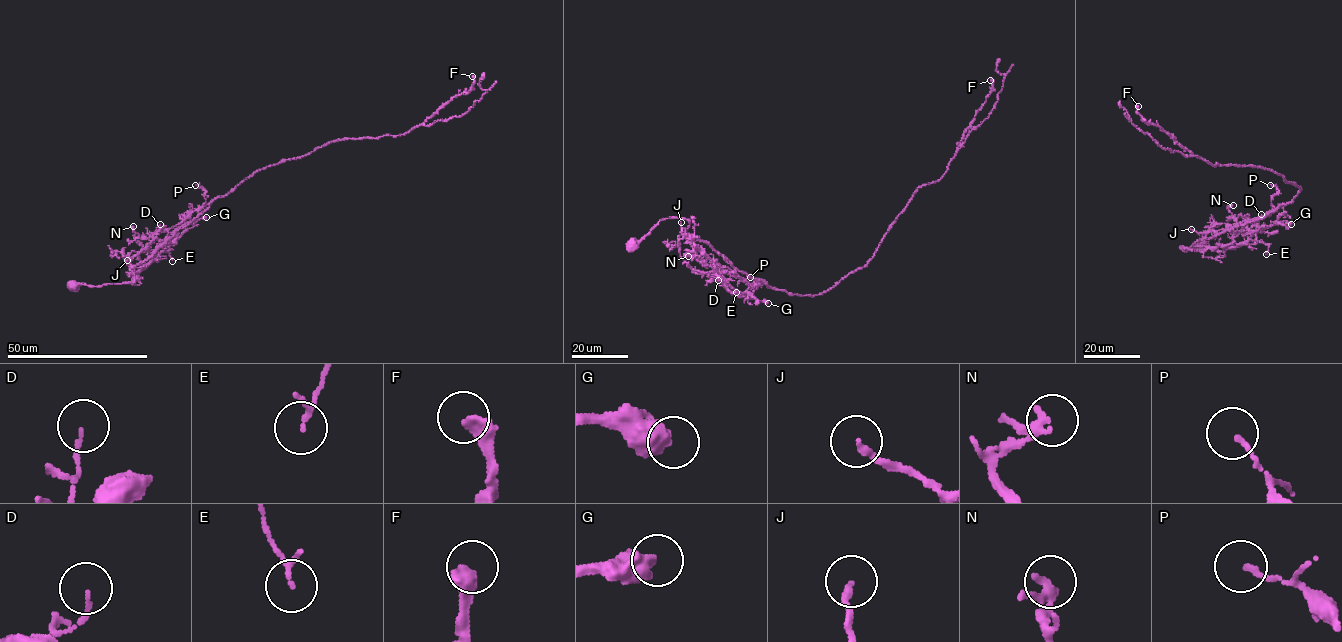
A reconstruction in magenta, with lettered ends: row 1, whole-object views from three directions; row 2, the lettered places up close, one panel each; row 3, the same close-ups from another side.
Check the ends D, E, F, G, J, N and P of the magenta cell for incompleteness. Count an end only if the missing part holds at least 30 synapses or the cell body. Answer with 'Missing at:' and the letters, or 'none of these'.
Missing at: F

